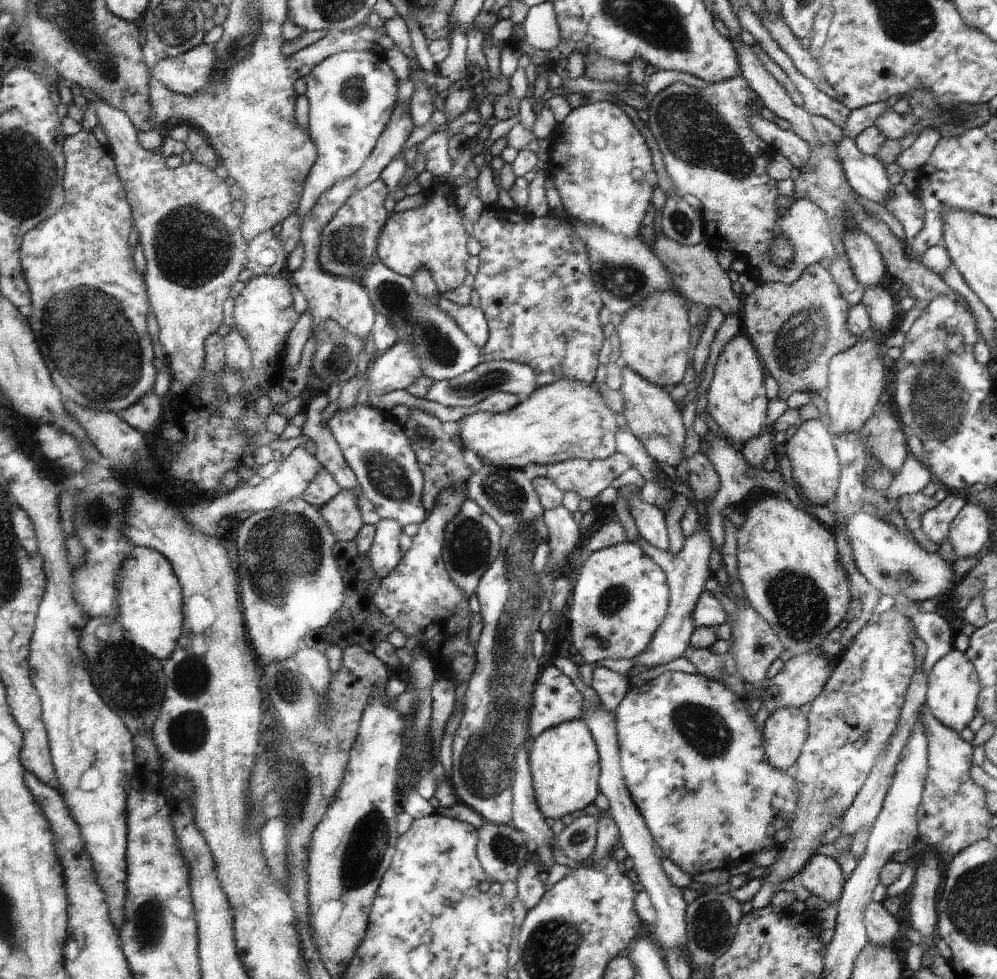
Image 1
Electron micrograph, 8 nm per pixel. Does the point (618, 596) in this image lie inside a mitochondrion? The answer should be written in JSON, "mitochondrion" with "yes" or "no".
{"mitochondrion":"yes"}

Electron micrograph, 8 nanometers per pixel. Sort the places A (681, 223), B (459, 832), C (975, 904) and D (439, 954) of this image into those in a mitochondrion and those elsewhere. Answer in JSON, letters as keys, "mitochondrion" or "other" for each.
{"A":"mitochondrion","B":"other","C":"mitochondrion","D":"other"}

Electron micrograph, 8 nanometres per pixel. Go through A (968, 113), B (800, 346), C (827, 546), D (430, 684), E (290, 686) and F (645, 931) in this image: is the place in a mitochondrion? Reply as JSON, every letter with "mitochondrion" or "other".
{"A":"mitochondrion","B":"mitochondrion","C":"other","D":"other","E":"mitochondrion","F":"other"}

